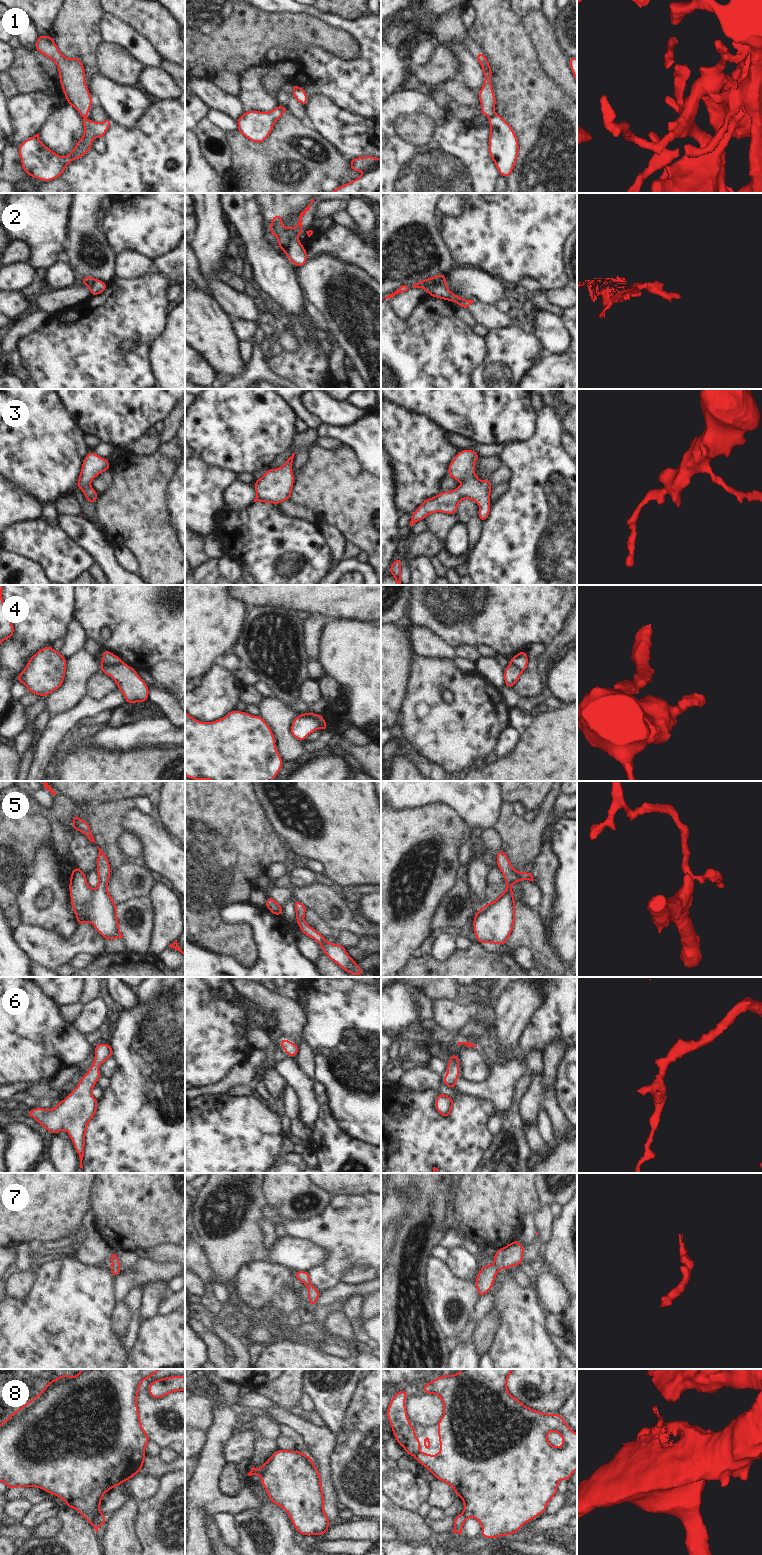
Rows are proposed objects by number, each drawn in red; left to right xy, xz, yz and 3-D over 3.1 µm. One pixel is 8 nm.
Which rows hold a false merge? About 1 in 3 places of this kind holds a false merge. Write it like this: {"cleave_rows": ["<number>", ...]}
{"cleave_rows": ["1", "2", "4", "8"]}

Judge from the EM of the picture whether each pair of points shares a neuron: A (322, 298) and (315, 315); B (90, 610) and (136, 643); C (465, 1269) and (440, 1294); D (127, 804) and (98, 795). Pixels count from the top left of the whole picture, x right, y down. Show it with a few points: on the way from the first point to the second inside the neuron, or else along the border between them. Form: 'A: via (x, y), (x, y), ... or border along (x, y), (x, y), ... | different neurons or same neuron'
A: border along (306, 296), (324, 318), (330, 329) | different neurons
B: via (101, 610), (125, 632) | same neuron
C: border along (446, 1262), (453, 1276), (467, 1282), (474, 1281) | different neurons
D: border along (131, 797), (92, 803) | different neurons

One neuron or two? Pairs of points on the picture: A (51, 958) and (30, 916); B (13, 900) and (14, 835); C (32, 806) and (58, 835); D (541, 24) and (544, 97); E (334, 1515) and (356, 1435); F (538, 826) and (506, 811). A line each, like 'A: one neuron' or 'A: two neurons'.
A: two neurons
B: one neuron
C: one neuron
D: two neurons
E: two neurons
F: one neuron

